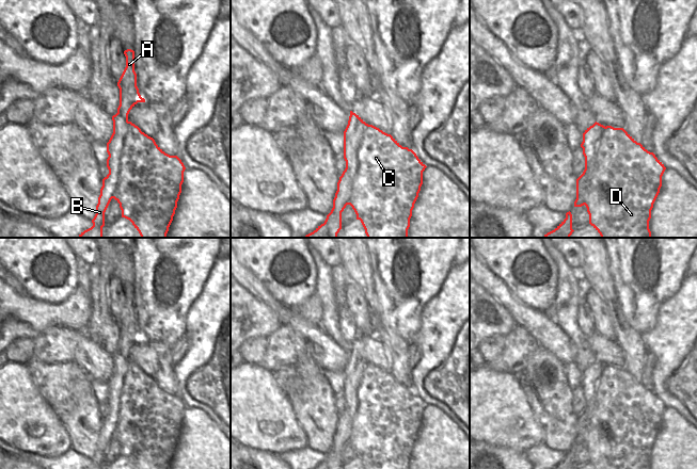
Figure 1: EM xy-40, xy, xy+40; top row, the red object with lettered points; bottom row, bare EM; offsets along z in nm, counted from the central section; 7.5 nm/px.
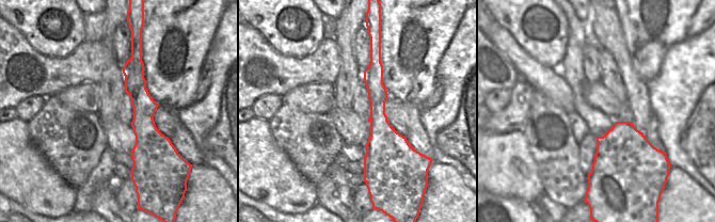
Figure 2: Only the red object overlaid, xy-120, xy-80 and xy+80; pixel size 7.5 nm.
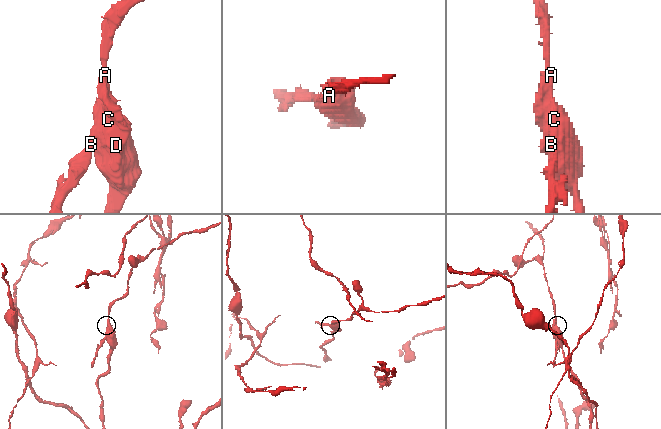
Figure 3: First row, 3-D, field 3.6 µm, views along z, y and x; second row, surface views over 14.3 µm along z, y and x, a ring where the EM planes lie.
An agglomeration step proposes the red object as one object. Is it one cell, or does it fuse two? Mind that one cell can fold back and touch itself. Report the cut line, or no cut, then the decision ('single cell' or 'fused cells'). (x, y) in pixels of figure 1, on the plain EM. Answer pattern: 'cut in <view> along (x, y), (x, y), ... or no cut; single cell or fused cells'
cut in xy along (368, 364), (358, 392), (358, 410), (349, 442); fused cells

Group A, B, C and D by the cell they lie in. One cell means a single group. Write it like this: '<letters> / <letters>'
A C D / B

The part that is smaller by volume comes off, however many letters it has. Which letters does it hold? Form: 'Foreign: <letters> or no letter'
Foreign: B

